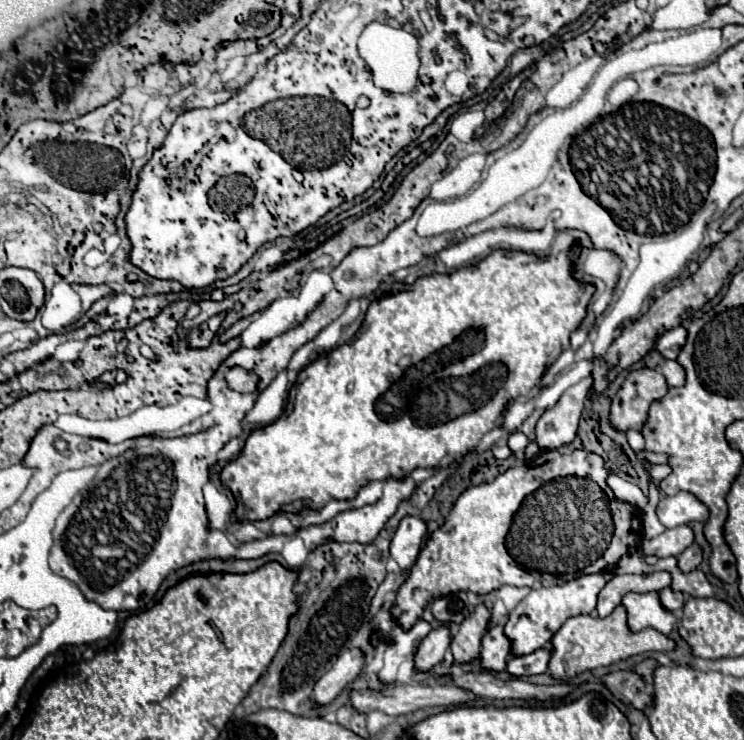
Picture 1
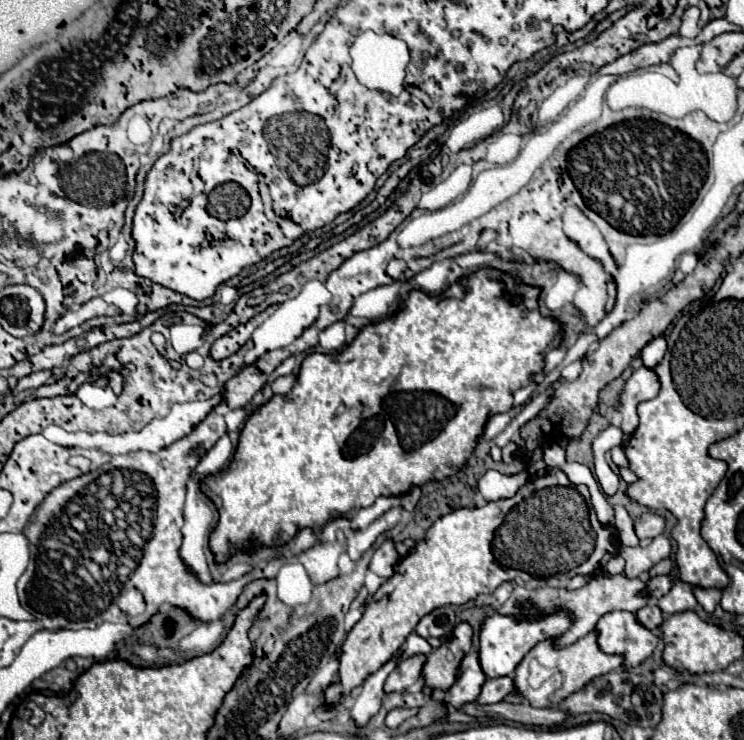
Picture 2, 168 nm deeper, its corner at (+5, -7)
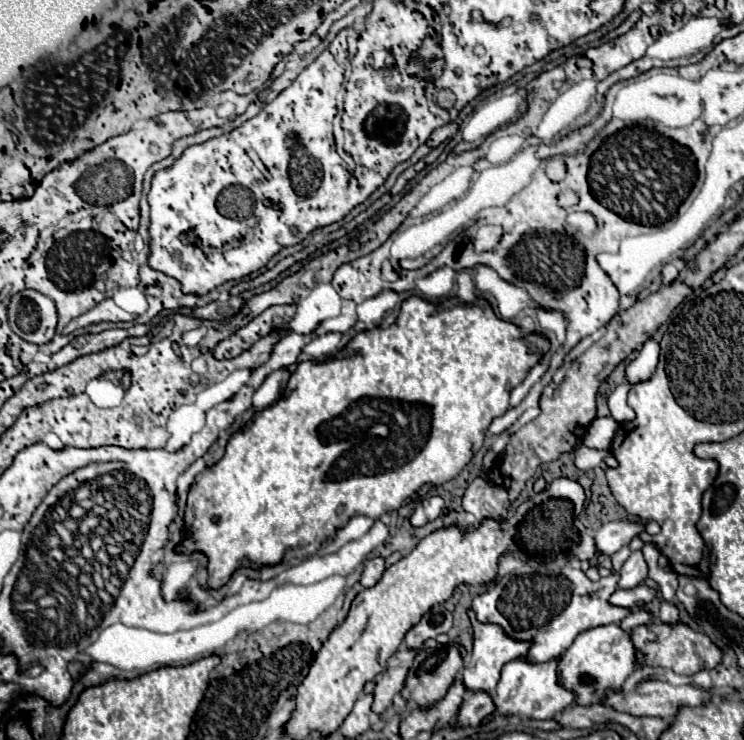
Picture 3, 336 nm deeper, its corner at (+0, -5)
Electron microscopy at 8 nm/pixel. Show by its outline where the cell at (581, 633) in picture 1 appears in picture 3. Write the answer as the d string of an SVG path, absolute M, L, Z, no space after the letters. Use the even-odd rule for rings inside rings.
M516 658L502 668L494 704L496 704L496 712L486 720L494 718L496 714L522 714L528 718L550 720L558 716L562 708L574 704L574 692L566 690L558 682L558 658L550 662L526 662L526 658Z

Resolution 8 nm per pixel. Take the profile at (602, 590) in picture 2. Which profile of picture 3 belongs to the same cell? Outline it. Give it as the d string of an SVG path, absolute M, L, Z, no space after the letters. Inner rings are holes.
M538 560L526 562L514 570L512 576L500 578L474 598L472 610L480 622L500 624L510 636L518 640L534 640L528 650L528 660L548 662L562 656L574 638L594 626L622 622L632 610L610 604L610 596L618 590L618 574L612 572L598 582L588 580L582 570L572 566L544 566ZM570 590L570 602L568 602Z

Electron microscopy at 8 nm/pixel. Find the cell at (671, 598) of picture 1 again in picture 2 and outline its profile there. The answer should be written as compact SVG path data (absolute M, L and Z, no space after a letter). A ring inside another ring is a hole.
M647 604L641 610L637 610L635 618L637 618L637 622L641 626L649 628L651 632L655 632L661 626L661 622L663 622L663 614L661 614L661 610L655 604Z

